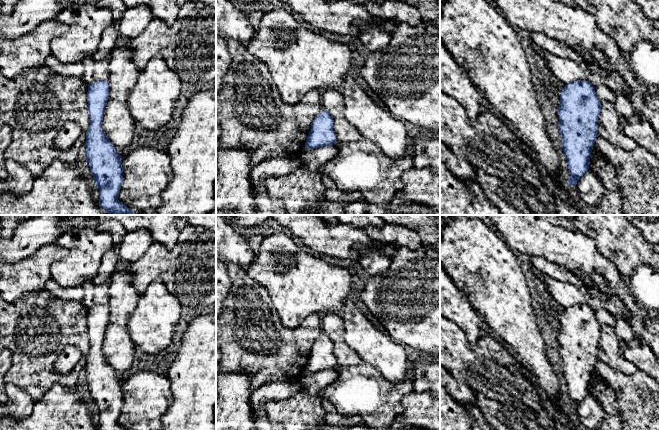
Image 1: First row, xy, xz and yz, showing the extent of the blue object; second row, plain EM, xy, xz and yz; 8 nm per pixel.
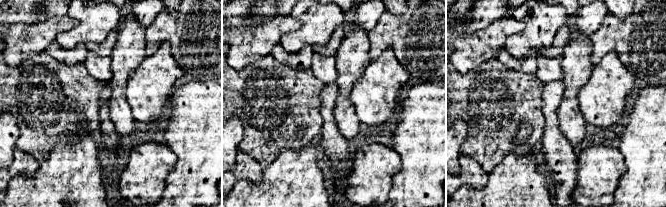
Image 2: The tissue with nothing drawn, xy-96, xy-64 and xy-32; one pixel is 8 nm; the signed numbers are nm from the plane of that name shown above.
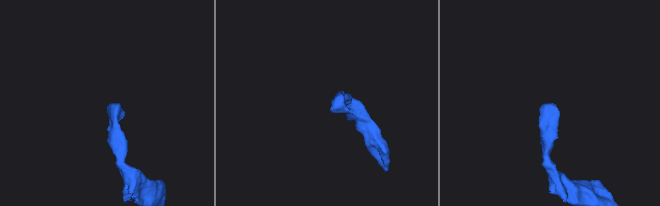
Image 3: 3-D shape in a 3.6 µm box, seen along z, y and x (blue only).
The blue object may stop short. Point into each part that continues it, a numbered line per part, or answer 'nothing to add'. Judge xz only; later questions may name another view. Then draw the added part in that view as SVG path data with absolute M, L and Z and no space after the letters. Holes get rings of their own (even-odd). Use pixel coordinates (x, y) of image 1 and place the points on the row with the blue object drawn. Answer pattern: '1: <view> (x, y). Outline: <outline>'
nothing to add

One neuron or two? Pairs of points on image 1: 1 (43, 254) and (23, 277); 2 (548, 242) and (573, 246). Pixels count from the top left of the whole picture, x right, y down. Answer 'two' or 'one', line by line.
1: one
2: one

